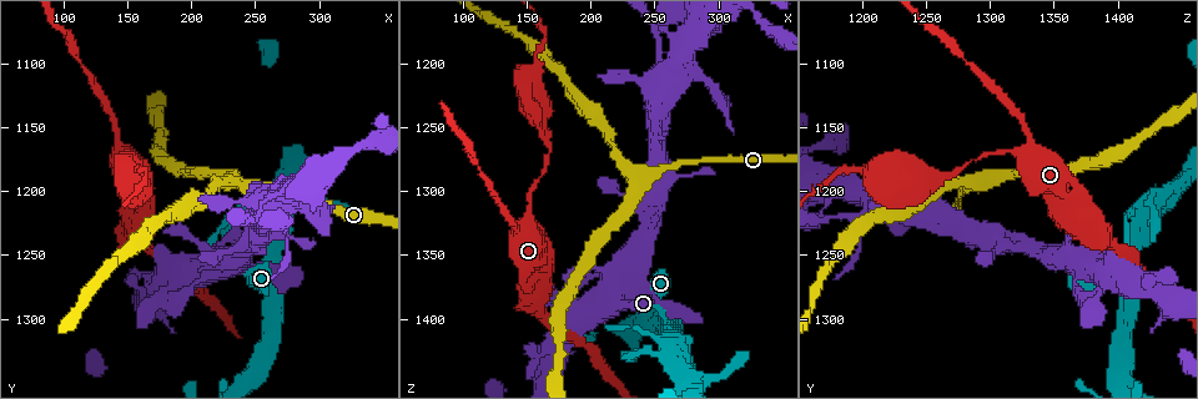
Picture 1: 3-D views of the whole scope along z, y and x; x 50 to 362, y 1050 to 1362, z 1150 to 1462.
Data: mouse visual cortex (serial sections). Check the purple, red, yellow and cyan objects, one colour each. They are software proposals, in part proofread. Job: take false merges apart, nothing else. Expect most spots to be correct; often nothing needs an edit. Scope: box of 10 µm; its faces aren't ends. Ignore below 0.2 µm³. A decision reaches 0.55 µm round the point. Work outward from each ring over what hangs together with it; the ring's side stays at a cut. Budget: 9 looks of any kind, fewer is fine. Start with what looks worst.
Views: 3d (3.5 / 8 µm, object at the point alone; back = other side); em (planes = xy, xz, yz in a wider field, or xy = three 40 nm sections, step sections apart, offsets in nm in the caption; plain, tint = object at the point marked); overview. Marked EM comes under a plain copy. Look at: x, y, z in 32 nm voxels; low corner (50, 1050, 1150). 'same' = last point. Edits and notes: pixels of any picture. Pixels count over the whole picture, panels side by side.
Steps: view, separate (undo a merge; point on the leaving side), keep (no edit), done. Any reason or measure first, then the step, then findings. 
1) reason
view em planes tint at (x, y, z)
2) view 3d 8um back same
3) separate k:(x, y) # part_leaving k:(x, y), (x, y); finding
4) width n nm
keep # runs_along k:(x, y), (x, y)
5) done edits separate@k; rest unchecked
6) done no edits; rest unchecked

thick turns thin
view 3d 3.5um at (150, 1168, 1318)

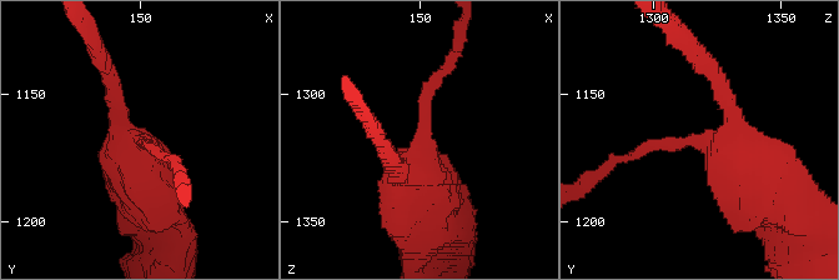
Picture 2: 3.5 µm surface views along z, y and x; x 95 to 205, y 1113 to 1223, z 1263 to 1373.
keep # one cell here

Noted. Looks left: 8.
narrows sharply
view 3d 8um at (178, 1282, 1382)

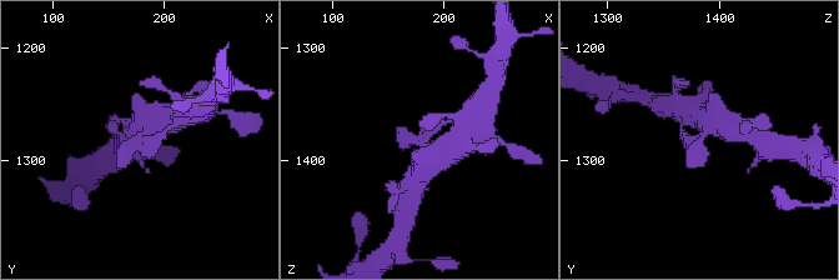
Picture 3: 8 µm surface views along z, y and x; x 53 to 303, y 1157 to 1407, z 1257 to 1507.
zoom in
view 3d 3.5um same

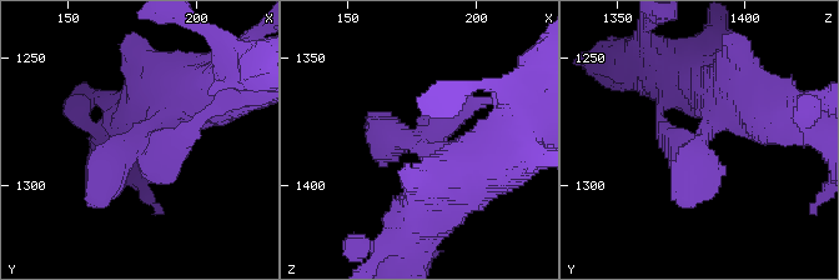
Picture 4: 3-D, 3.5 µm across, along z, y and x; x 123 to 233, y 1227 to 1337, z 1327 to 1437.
view em xy step 1 tint at (177, 1281, 1383)

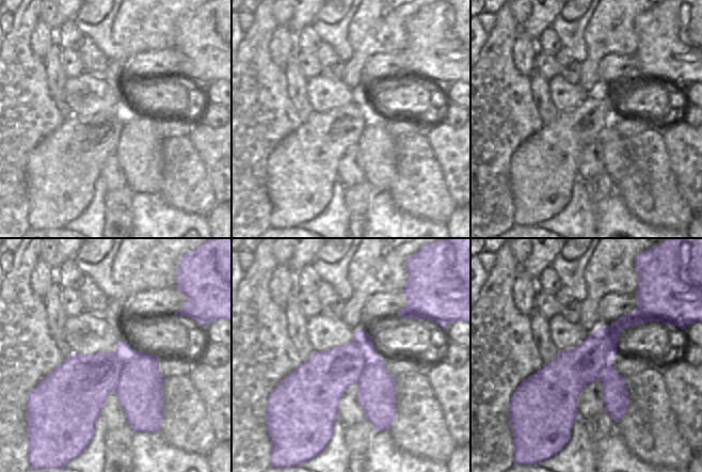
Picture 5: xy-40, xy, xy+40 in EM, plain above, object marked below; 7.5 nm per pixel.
width 380 nm
keep # runs_along 5:(648, 318), (622, 321), (556, 384), (525, 384); continuous, no second cell

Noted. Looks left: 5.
view 3d 8um at (268, 1200, 1200)

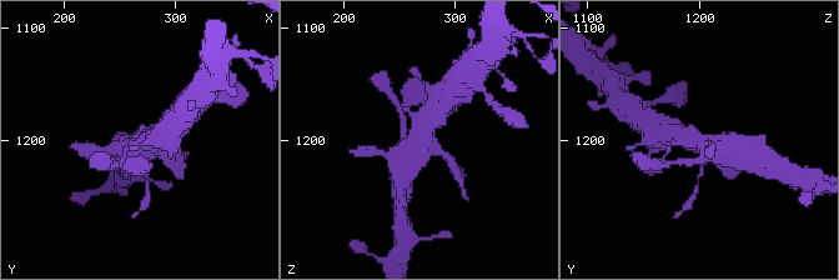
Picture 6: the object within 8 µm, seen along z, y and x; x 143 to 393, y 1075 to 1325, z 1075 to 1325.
view em xy step 5 tint same

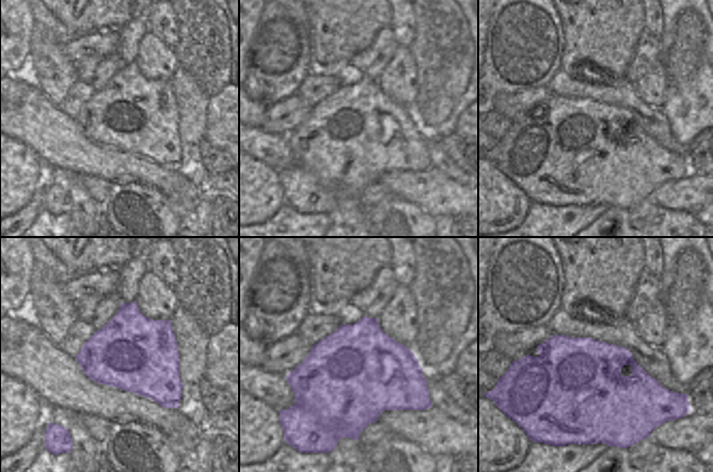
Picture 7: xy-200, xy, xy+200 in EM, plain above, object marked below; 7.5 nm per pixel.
width 700 nm
keep # runs_along 6:(402, 178), (417, 138), (435, 119); all the same cell

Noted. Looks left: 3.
three-way junction
view 3d 3.5um at (260, 1256, 1402)

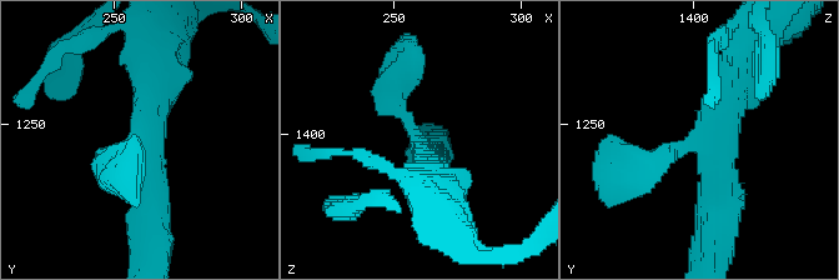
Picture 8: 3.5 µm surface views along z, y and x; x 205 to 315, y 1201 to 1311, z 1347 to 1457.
arms 3; arm_widths 350, 400, 400 nm
view em xy step 5 tint at (261, 1254, 1403)

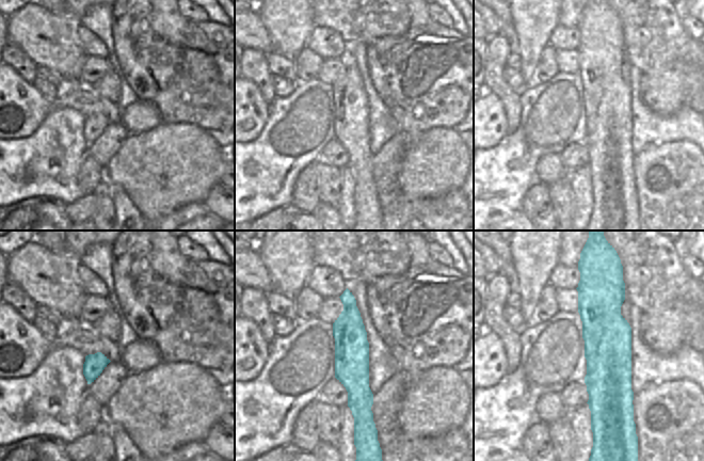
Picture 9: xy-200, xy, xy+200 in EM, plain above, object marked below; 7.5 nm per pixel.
cut it another way
view em planes tint same

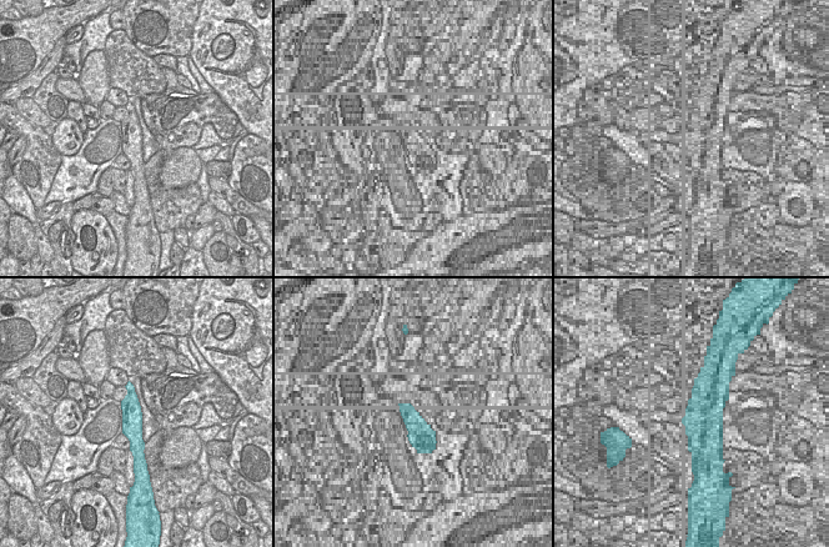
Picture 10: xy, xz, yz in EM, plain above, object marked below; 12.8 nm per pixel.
keep # runs_along 8:(641, 171), (702, 136), (740, 68); all the same cell

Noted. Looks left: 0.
done no edits; rest unchecked

